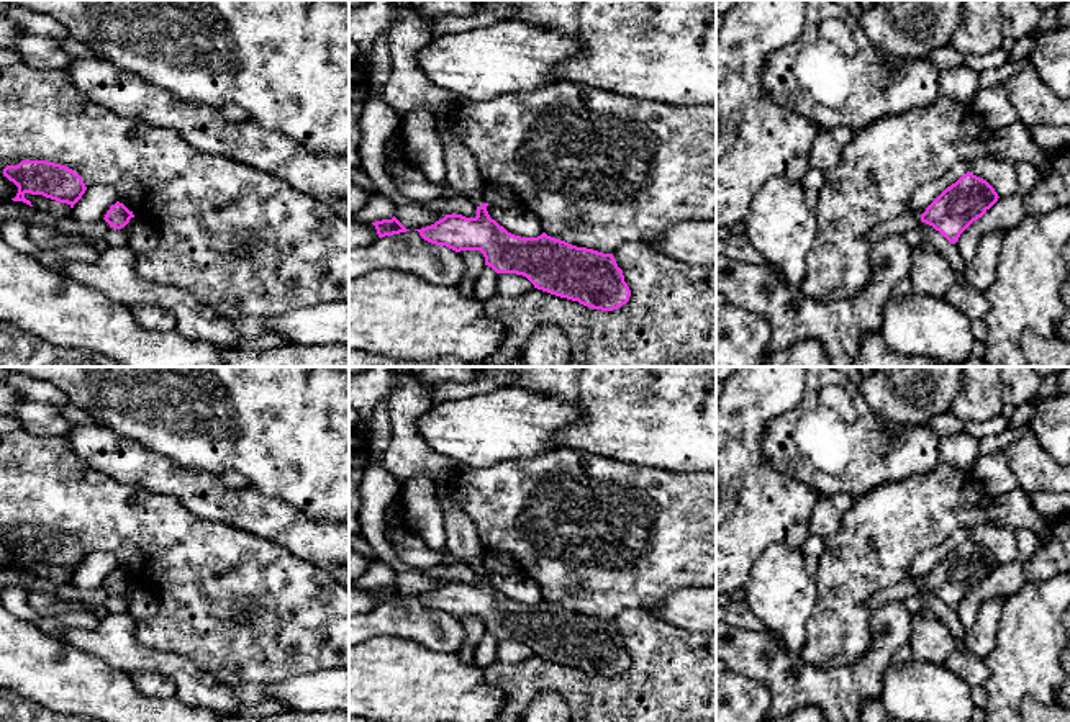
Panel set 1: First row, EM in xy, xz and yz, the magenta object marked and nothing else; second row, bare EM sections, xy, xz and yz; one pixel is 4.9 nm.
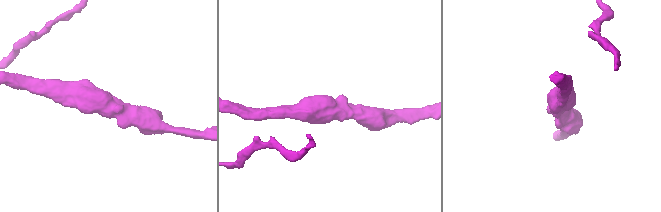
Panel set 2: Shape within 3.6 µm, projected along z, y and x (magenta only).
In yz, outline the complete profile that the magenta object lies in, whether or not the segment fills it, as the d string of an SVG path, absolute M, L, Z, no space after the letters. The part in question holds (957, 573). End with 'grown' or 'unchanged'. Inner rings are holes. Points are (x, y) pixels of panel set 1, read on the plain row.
M967 539L947 553L923 581L908 576L888 589L873 593L868 598L870 614L888 601L905 602L923 589L932 593L949 609L955 611L960 601L982 584L998 565L998 560L986 547Z; grown

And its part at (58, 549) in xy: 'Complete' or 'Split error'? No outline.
Complete

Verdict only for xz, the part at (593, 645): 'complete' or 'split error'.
complete

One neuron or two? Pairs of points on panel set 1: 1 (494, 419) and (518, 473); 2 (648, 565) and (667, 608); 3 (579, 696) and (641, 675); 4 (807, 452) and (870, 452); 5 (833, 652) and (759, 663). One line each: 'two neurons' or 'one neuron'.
1: two neurons
2: two neurons
3: one neuron
4: one neuron
5: two neurons

